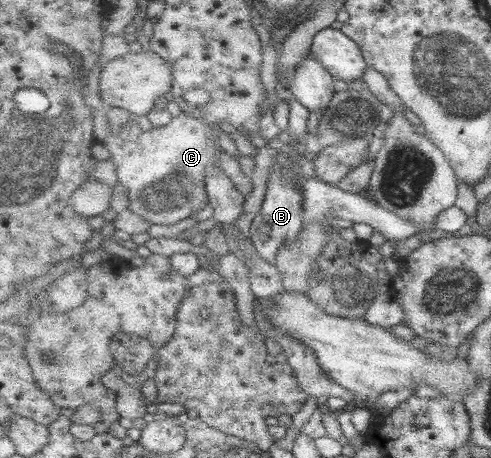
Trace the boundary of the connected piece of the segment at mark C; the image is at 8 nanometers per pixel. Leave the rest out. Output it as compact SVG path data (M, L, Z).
M180 114L177 117L173 118L172 123L170 125L162 126L162 127L153 127L151 130L146 130L142 132L142 135L136 141L128 141L122 138L120 135L110 136L106 145L104 147L107 148L109 153L111 154L110 159L117 165L118 173L119 173L119 183L126 186L128 190L131 190L129 194L130 203L129 209L138 215L143 215L146 219L150 219L151 223L156 225L172 225L174 223L178 223L183 219L188 219L190 217L190 213L192 211L199 211L200 209L204 209L204 205L209 203L209 195L207 191L207 181L208 177L212 177L214 173L218 173L218 171L222 171L222 169L217 167L218 158L216 156L220 154L221 150L216 151L217 138L216 133L214 133L214 128L208 126L204 121L200 121L192 116L188 116L187 114Z

